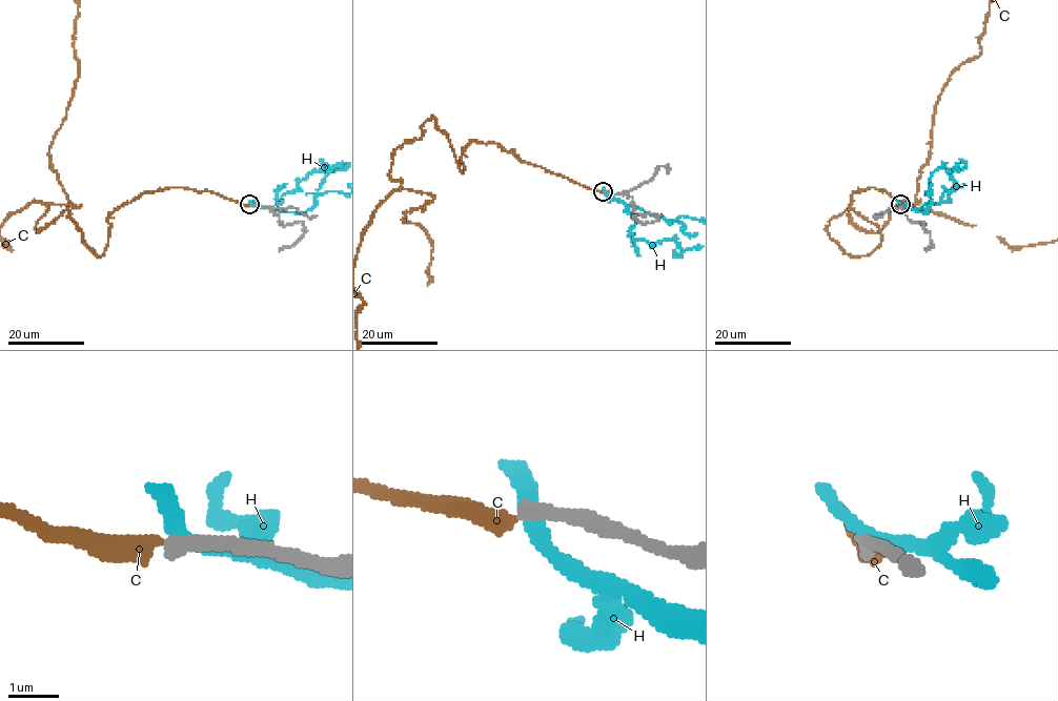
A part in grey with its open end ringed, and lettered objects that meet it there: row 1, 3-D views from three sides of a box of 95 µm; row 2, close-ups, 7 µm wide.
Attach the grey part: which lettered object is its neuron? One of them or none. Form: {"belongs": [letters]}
{"belongs": []}

